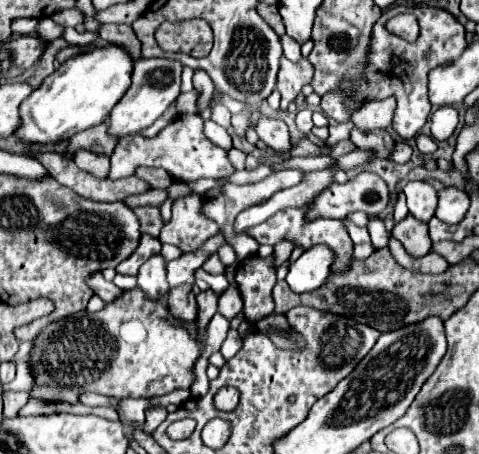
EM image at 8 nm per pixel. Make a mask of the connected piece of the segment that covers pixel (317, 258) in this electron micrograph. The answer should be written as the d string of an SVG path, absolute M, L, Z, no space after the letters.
M312 246L290 266L286 282L294 292L320 288L328 278L332 262L334 254L326 246Z

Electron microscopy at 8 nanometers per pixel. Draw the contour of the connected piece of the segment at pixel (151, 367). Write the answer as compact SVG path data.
M134 288L94 314L84 310L52 320L40 330L30 350L30 368L36 382L30 398L76 404L86 392L114 398L150 398L176 388L190 388L192 366L202 346L196 344L194 322L180 324L168 314L166 306L148 304L140 288Z

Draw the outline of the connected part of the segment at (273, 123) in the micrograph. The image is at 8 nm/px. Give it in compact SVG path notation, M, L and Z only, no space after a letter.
M260 116L256 122L256 132L264 144L278 152L288 152L290 150L290 134L288 126L272 116Z

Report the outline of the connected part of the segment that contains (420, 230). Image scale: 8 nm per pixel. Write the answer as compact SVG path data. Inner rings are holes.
M406 216L400 224L394 226L392 236L404 246L404 250L410 256L424 256L432 250L432 240L428 236L428 226L420 224L418 220L412 220L412 216Z

